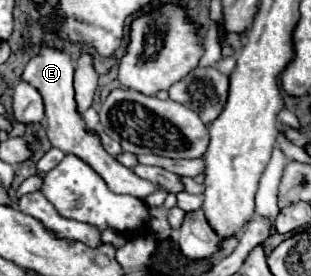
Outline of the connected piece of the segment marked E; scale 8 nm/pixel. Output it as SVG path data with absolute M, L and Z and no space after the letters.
M44 44L40 48L40 52L30 58L28 66L24 68L24 74L22 78L26 82L30 82L44 98L44 104L46 104L46 134L48 134L48 140L54 148L60 148L62 152L66 154L74 154L78 158L82 158L84 162L88 162L102 178L104 182L108 184L108 188L116 194L130 194L134 198L140 198L140 200L146 200L152 192L156 190L162 190L160 184L154 184L154 182L148 182L148 180L142 180L138 178L130 168L122 166L114 156L110 156L102 144L100 144L100 138L94 134L94 132L86 132L84 130L84 120L82 120L82 114L78 114L76 110L76 100L74 100L74 88L72 88L72 80L74 80L74 64L68 56L68 52L56 44Z

